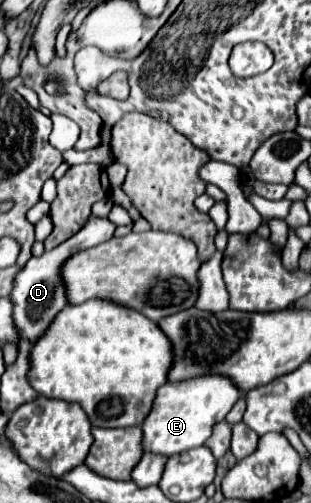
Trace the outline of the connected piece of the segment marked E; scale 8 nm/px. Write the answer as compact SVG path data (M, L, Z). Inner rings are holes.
M207 374L203 378L189 378L187 382L167 382L157 390L151 414L143 422L143 448L157 454L181 454L195 446L203 446L217 422L225 420L227 412L239 400L239 388L231 378L221 374Z

